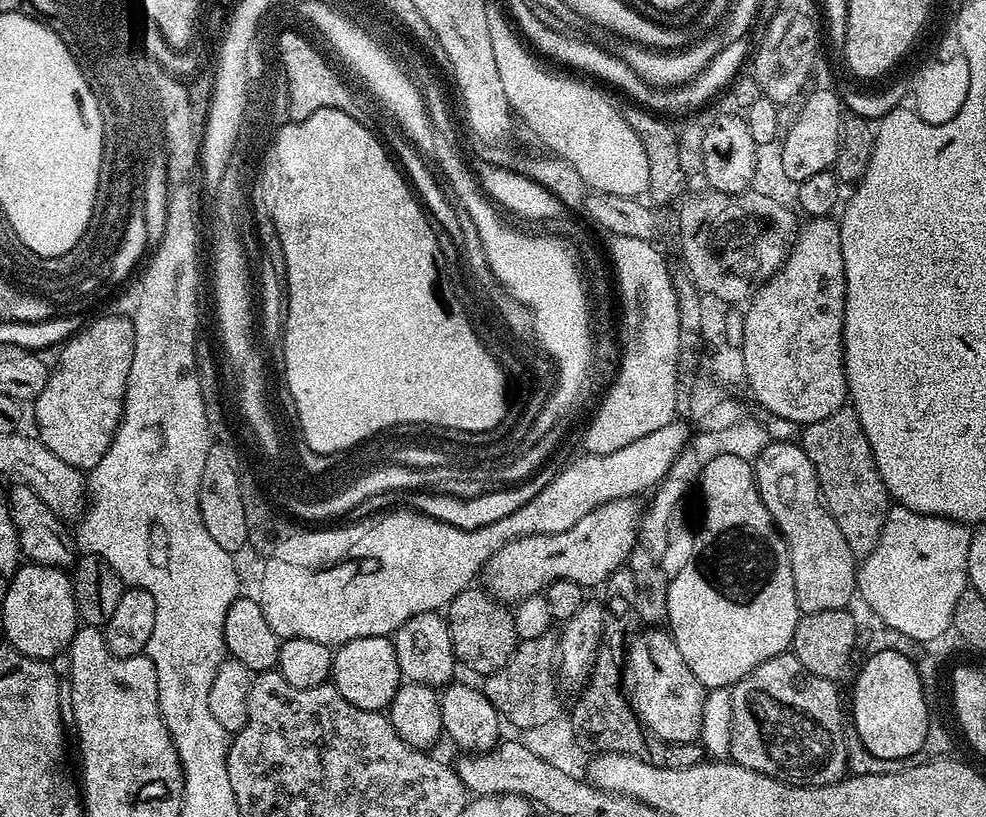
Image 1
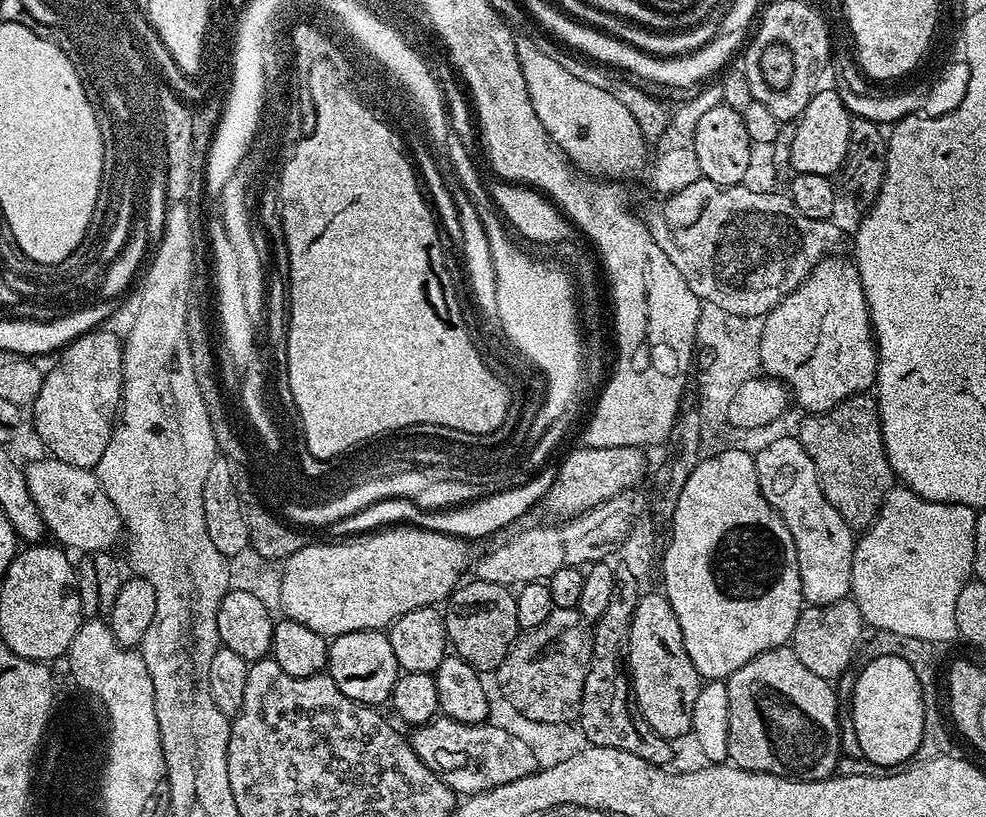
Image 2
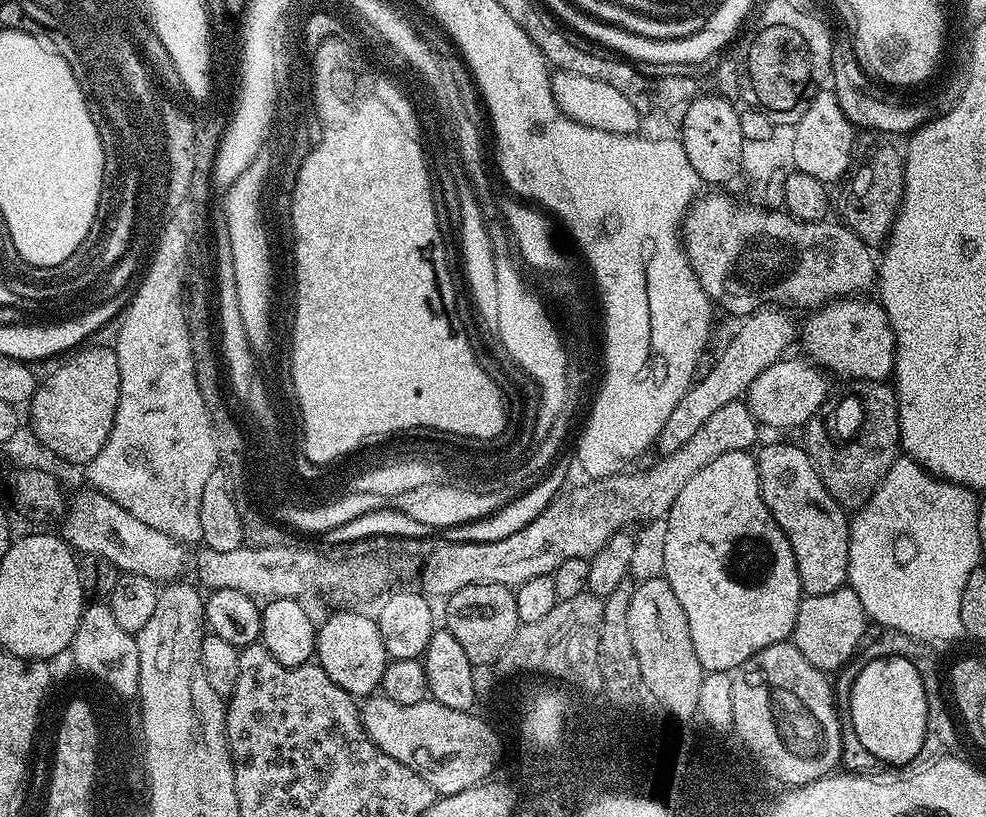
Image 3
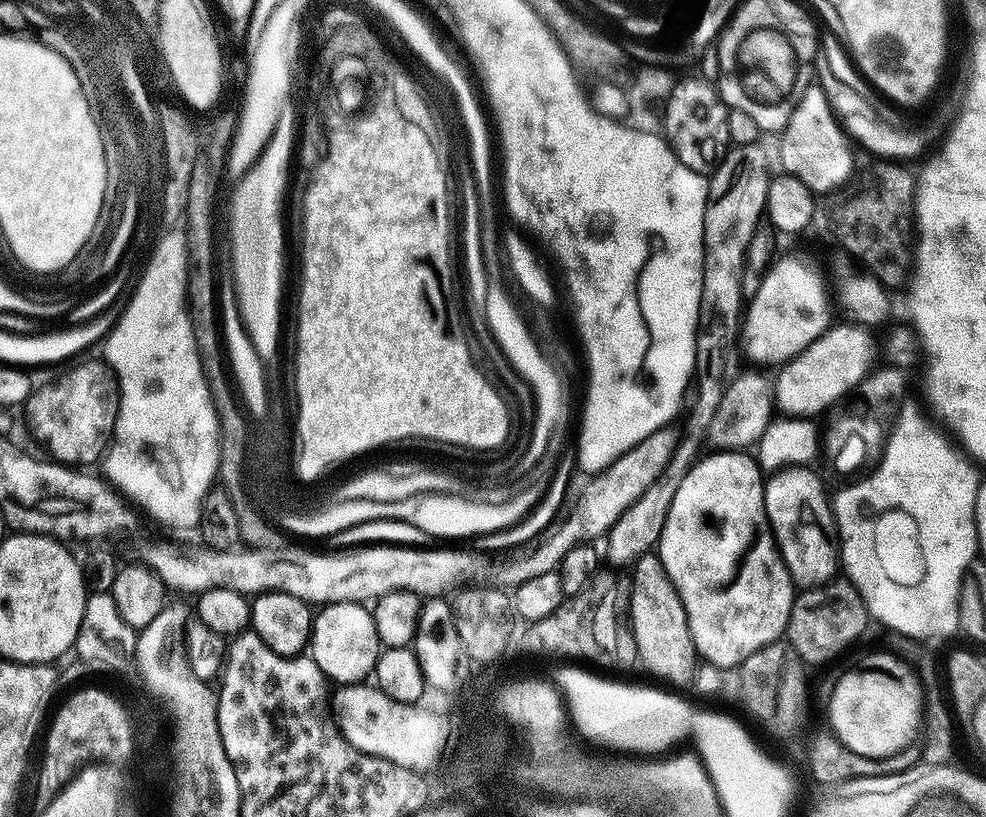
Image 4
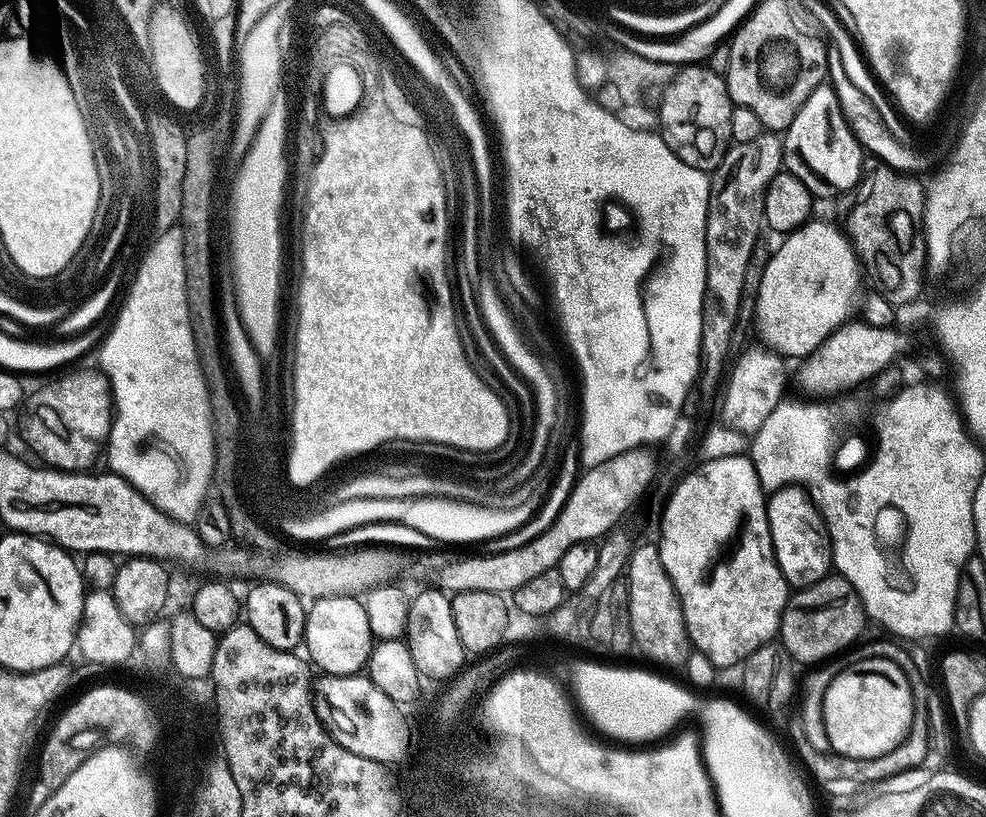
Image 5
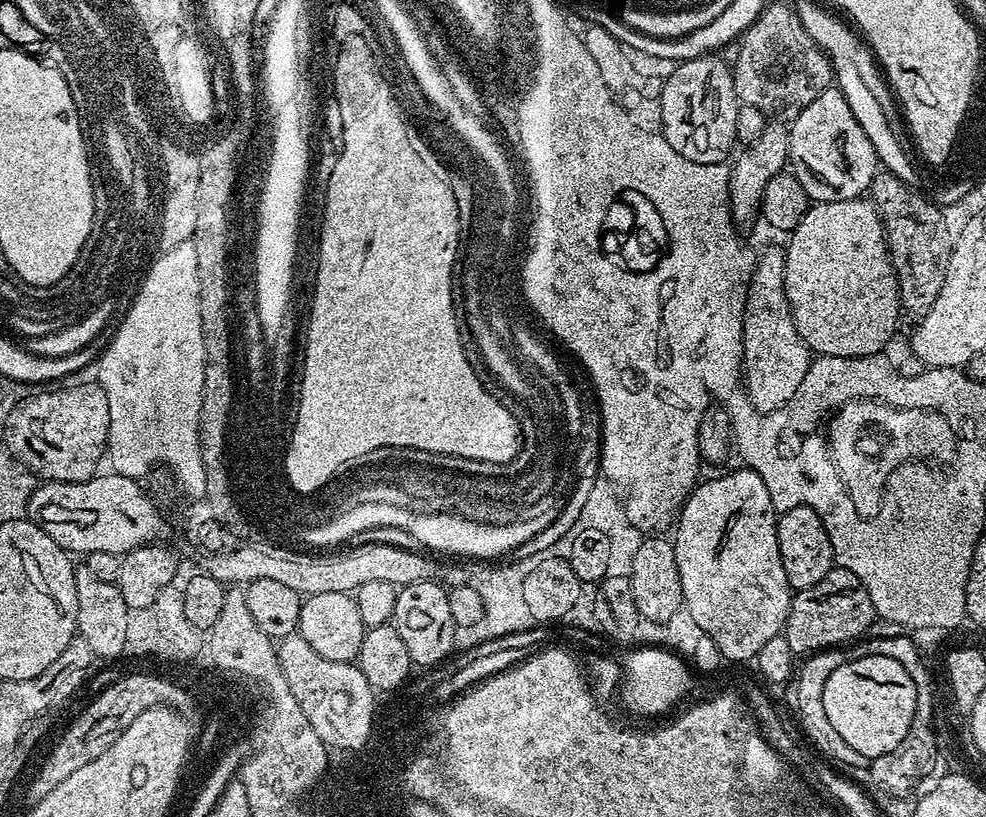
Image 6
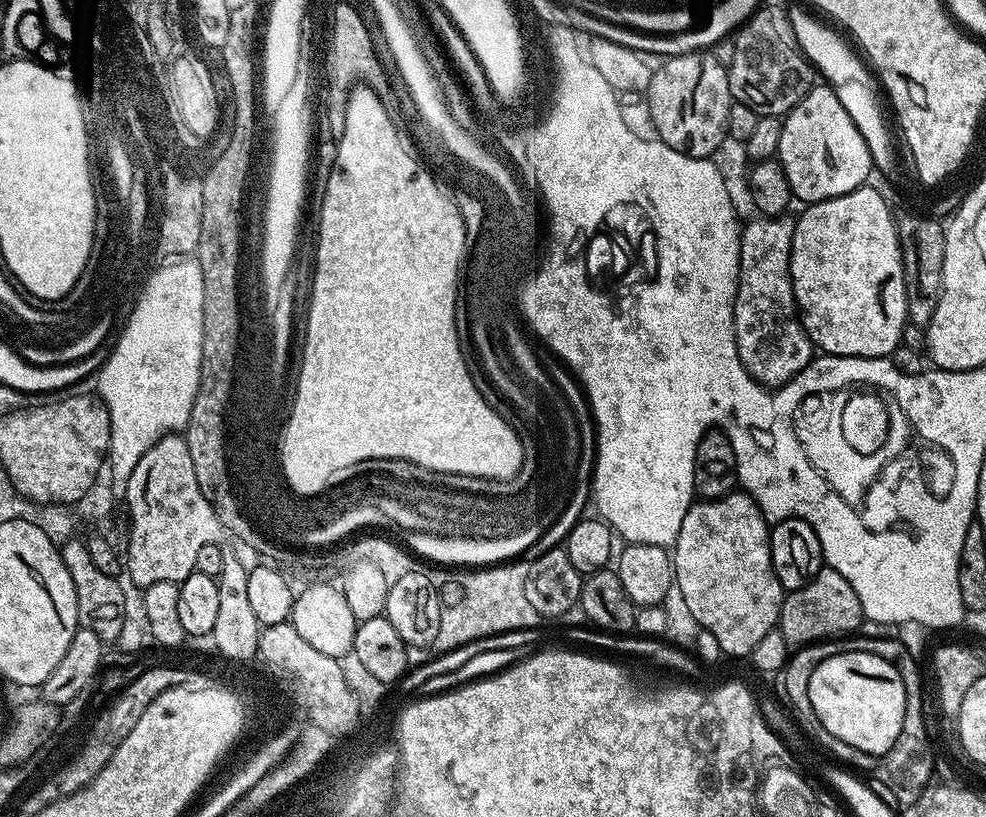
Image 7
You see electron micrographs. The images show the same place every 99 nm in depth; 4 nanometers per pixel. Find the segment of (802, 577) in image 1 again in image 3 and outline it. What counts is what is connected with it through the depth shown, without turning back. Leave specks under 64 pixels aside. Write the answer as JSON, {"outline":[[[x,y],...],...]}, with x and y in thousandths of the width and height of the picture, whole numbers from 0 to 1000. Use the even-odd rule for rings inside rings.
{"outline":[[[788,541],[774,545],[770,551],[772,553],[768,552],[766,559],[773,610],[781,629],[789,639],[789,644],[798,654],[801,668],[805,673],[812,726],[815,729],[842,727],[842,722],[857,718],[860,715],[860,644],[862,640],[857,623],[839,602],[826,568],[810,542]]]}

